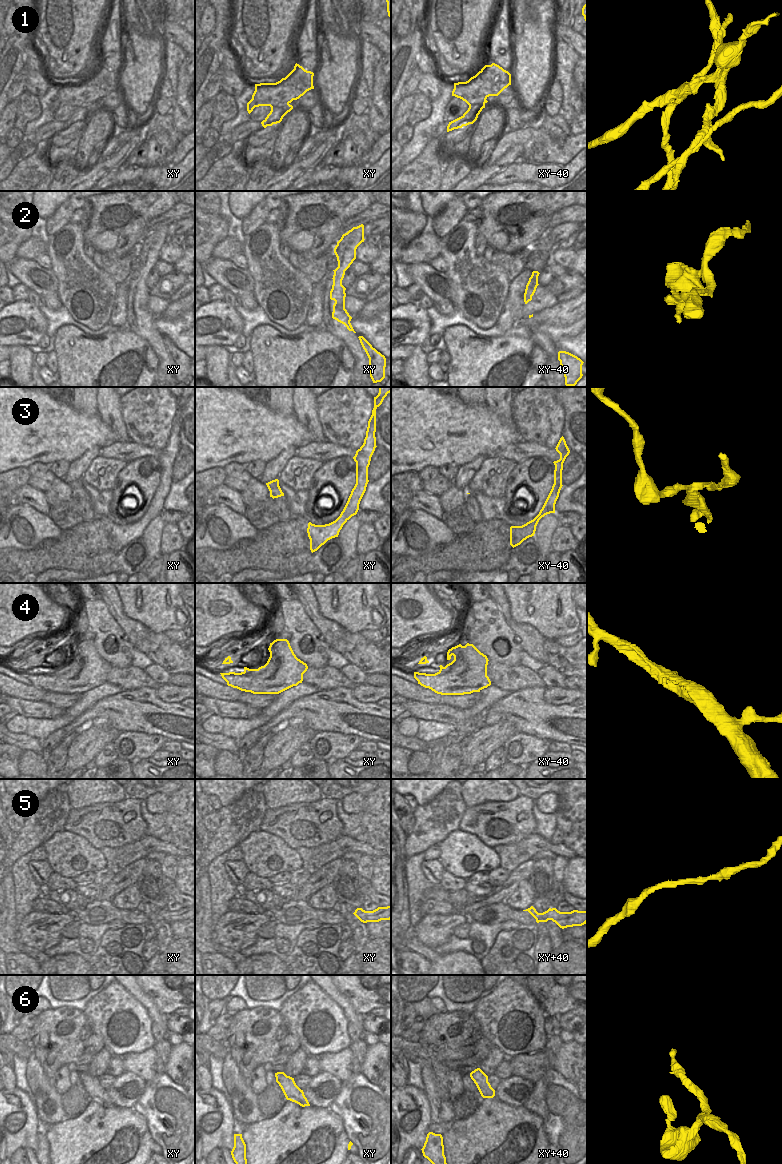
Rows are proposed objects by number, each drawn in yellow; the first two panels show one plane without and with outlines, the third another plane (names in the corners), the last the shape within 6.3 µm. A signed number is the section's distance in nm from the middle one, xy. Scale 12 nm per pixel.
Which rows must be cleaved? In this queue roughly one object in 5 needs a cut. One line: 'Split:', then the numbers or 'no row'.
Split: 1, 2

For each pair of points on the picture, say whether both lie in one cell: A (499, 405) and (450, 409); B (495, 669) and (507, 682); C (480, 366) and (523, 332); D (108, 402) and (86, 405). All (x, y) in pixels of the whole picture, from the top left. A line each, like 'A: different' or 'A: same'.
A: different
B: same
C: different
D: different

